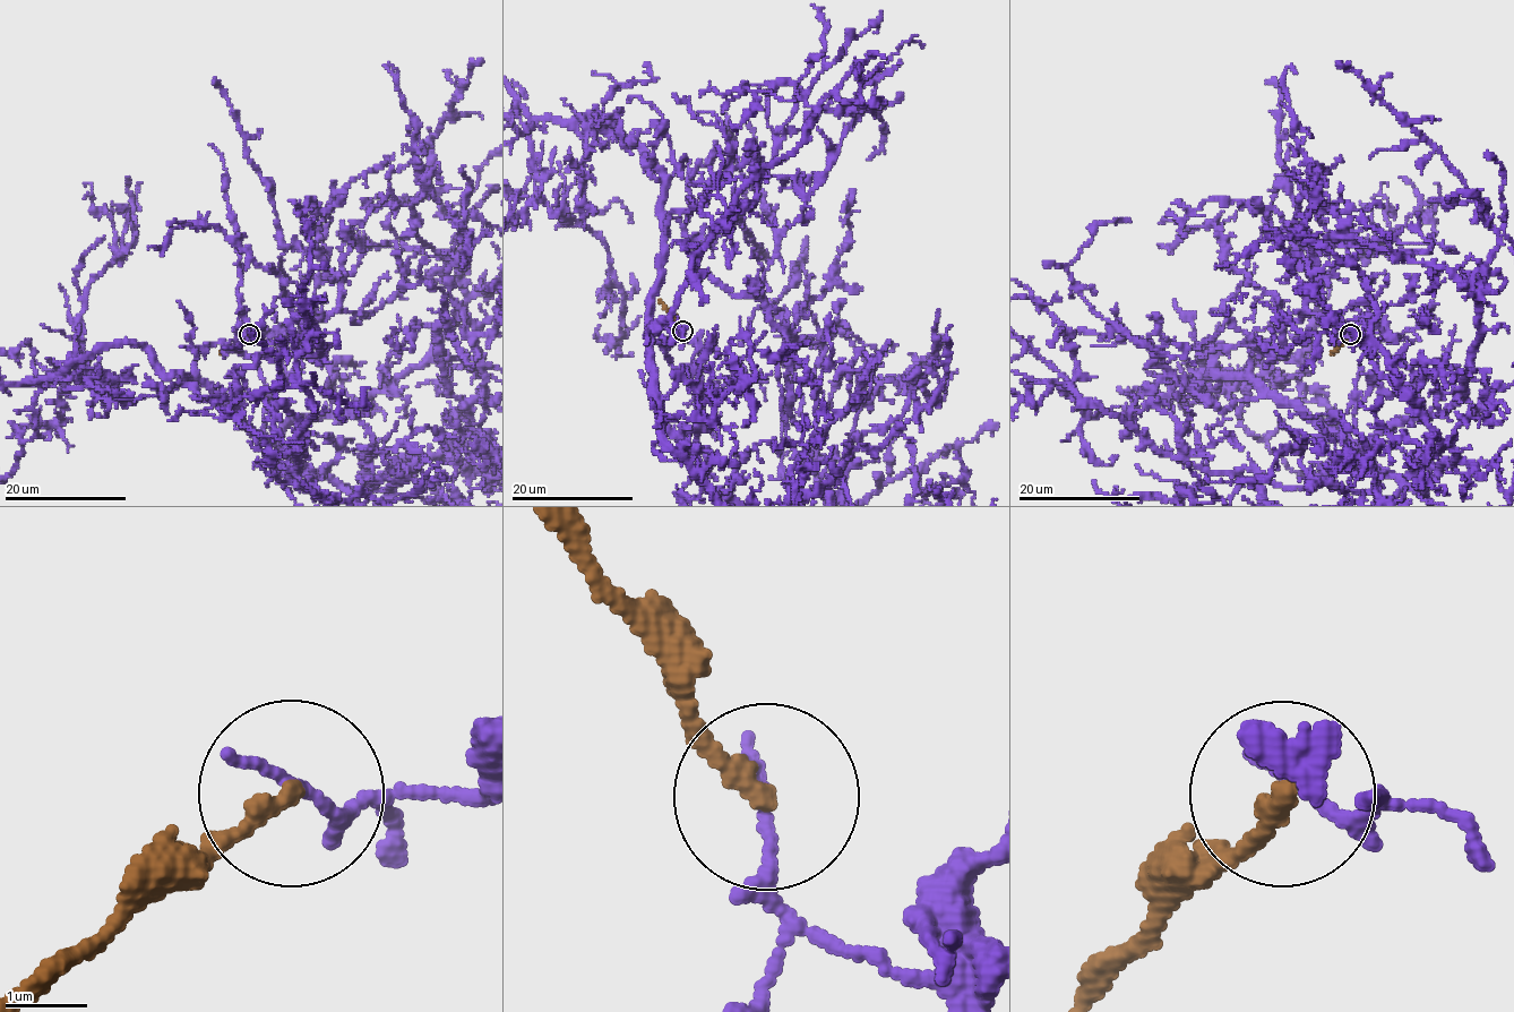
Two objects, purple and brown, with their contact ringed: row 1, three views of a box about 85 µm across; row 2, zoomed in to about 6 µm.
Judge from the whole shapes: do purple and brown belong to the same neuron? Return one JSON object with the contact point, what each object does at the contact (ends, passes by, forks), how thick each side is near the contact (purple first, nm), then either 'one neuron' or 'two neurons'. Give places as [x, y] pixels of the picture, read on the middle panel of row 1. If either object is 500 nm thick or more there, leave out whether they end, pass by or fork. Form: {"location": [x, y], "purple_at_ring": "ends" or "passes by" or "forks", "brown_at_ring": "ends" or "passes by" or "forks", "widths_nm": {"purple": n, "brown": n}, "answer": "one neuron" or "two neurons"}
{"location": [682, 331], "purple_at_ring": "ends", "brown_at_ring": "ends", "widths_nm": {"purple": 140, "brown": 240}, "answer": "two neurons"}

